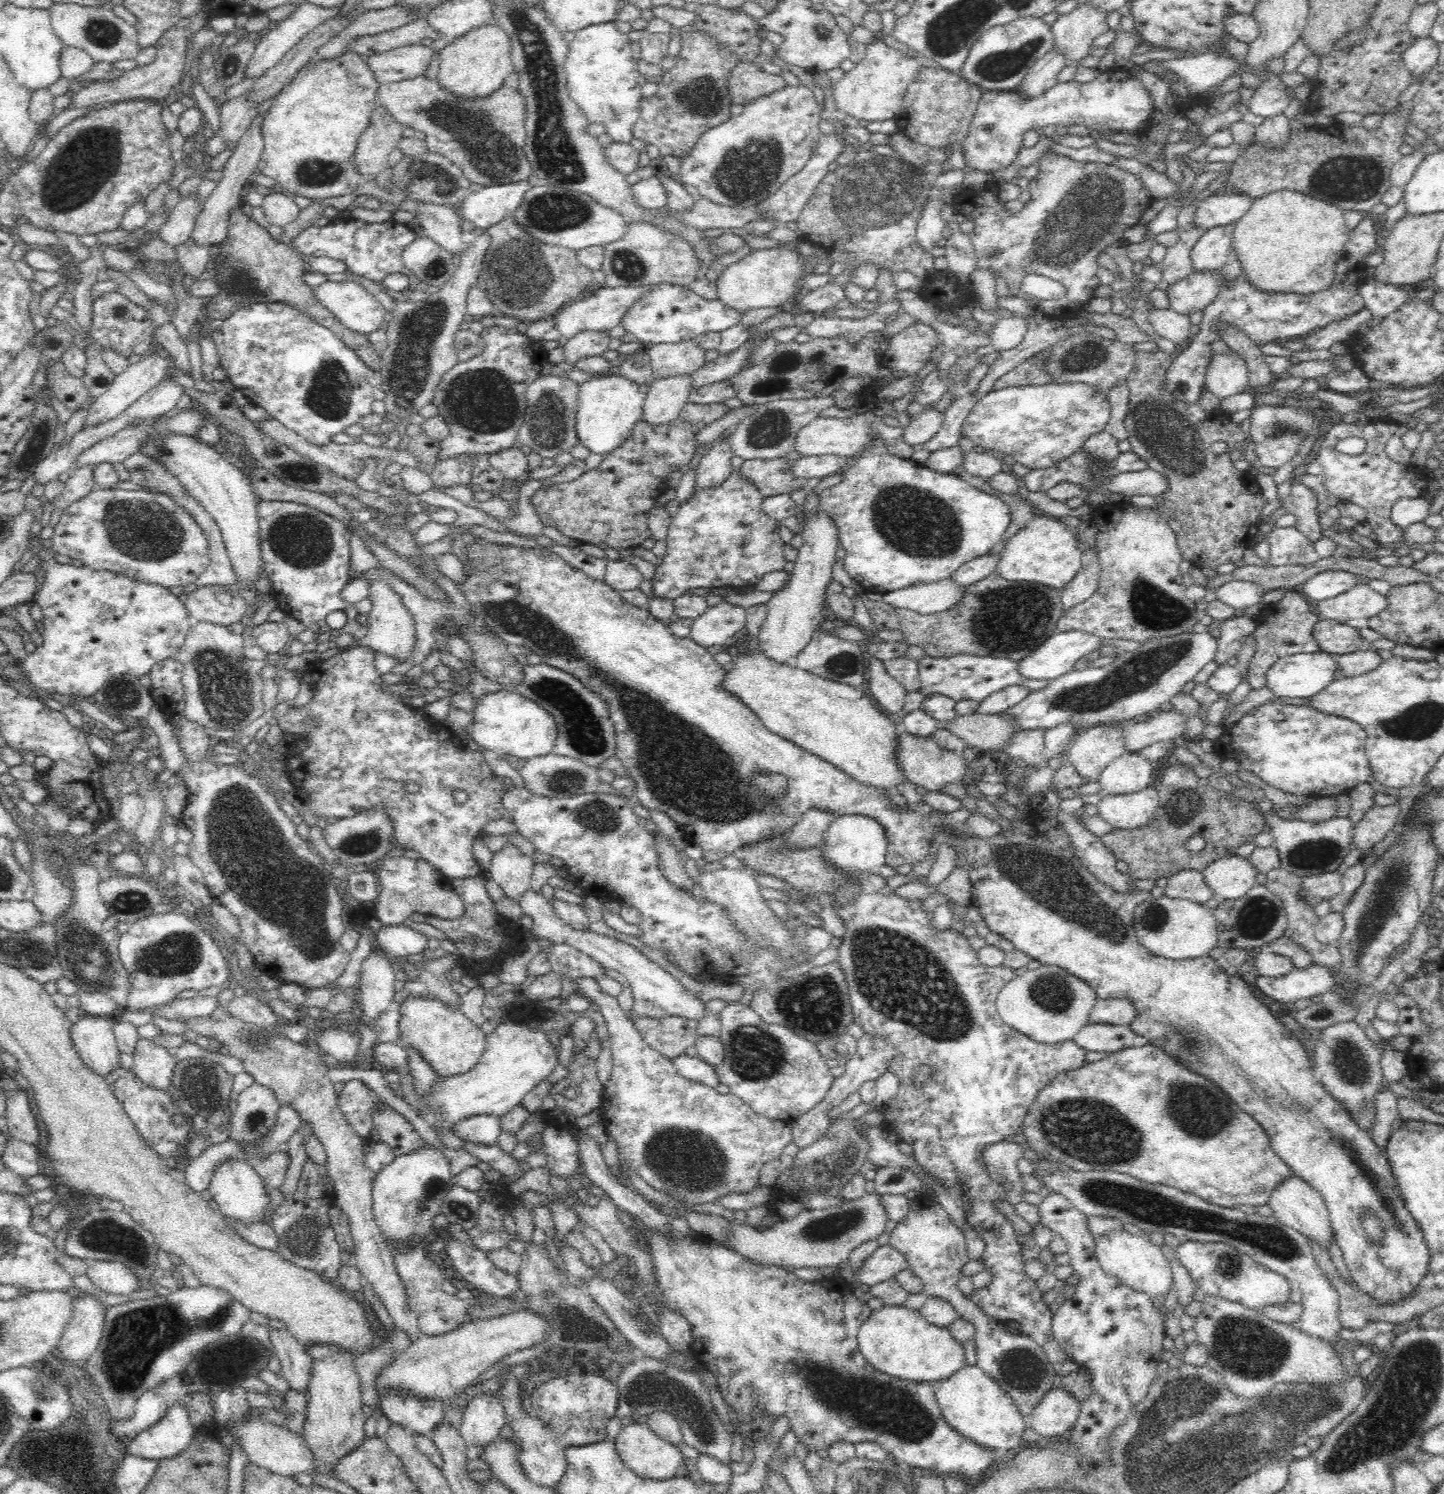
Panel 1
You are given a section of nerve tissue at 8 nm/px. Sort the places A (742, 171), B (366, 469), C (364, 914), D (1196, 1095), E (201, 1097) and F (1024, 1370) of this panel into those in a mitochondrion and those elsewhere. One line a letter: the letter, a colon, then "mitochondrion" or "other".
A: mitochondrion
B: other
C: other
D: mitochondrion
E: mitochondrion
F: mitochondrion

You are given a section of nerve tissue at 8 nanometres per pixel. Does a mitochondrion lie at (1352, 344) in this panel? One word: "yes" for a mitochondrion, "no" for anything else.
no

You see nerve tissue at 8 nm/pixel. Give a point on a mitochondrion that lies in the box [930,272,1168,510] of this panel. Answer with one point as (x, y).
(1088, 356)

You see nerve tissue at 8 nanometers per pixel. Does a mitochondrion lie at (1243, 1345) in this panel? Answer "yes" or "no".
yes

